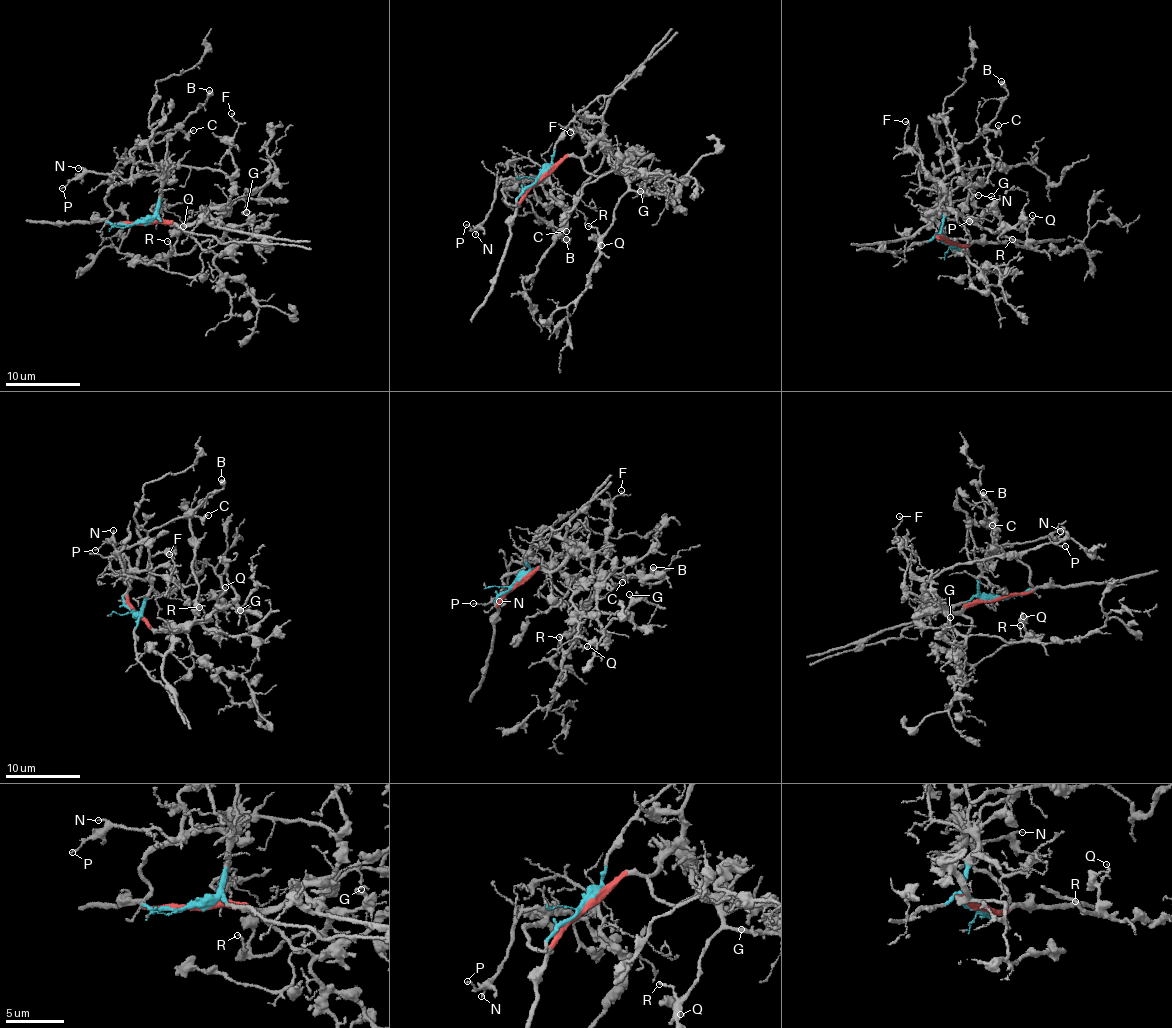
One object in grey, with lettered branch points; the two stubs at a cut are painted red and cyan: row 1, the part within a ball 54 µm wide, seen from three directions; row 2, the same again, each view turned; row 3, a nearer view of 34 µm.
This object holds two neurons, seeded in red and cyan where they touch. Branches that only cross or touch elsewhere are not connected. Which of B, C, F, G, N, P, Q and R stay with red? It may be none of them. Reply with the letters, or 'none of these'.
F, G, Q, R

